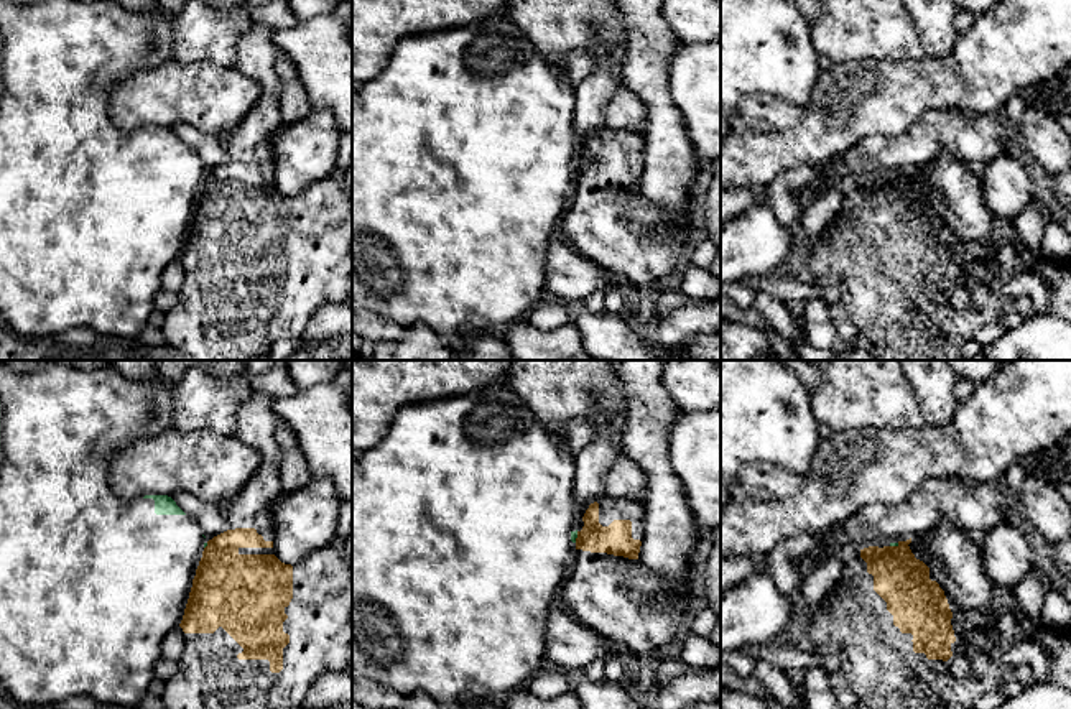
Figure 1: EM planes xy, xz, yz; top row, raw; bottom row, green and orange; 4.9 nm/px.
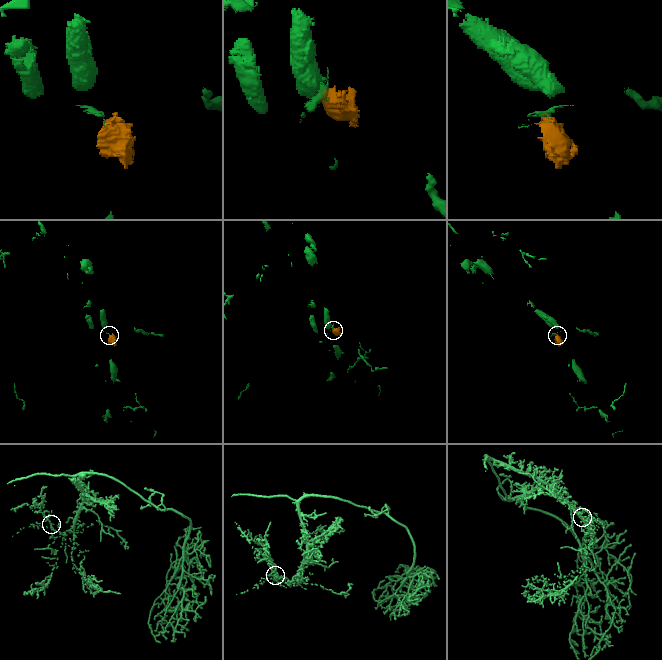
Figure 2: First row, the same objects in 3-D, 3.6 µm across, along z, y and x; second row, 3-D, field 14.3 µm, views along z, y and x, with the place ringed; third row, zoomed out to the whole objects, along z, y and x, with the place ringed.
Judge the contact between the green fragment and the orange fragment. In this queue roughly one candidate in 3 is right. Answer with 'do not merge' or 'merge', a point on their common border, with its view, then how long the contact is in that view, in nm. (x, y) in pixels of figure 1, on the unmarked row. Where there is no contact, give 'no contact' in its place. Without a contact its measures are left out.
do not merge; contact xz (576, 168); length 60 nm

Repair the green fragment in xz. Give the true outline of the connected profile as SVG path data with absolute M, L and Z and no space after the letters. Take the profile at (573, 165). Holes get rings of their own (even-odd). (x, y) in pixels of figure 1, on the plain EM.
M492 13L467 26L405 36L377 77L352 86L352 303L401 327L424 322L456 354L462 352L469 332L502 331L541 301L546 247L556 220L568 209L576 169L574 86L569 72L551 64L503 13Z

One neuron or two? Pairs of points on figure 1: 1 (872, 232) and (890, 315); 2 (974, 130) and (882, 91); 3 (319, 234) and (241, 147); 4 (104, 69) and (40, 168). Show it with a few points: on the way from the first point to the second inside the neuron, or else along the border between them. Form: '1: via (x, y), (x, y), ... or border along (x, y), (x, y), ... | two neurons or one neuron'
1: via (884, 252), (887, 295) | one neuron
2: border along (946, 107), (925, 111), (899, 135) | two neurons
3: via (293, 229), (250, 186), (250, 173) | one neuron
4: via (79, 94), (45, 129), (41, 143) | one neuron

